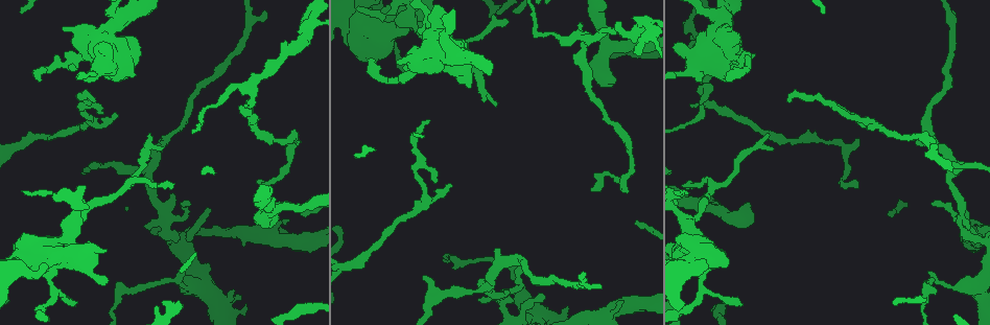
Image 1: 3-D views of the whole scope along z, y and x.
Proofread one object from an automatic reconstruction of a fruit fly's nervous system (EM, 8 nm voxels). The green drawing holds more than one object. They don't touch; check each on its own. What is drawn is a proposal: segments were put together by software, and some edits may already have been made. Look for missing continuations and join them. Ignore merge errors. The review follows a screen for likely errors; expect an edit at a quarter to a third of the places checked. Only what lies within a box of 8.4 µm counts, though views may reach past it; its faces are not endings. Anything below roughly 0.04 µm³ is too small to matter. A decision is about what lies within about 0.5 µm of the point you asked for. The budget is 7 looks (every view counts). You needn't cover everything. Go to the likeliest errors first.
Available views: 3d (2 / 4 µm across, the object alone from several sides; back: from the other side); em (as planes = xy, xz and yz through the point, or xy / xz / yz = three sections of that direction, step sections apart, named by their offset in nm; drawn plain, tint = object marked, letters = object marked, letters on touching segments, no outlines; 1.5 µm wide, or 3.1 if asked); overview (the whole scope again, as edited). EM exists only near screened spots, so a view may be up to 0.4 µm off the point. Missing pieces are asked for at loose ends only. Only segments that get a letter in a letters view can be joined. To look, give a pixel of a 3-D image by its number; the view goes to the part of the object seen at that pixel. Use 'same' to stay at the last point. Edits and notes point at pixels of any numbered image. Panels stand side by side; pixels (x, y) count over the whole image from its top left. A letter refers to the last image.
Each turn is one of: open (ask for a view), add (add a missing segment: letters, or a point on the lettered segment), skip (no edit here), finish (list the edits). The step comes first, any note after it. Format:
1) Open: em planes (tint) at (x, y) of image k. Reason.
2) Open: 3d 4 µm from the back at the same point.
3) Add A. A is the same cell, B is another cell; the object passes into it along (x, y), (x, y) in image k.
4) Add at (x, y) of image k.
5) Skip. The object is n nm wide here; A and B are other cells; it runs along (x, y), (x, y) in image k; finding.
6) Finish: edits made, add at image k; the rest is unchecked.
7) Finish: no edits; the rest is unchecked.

Open: 3d 2 µm at (277, 203) of image 1. An open end.

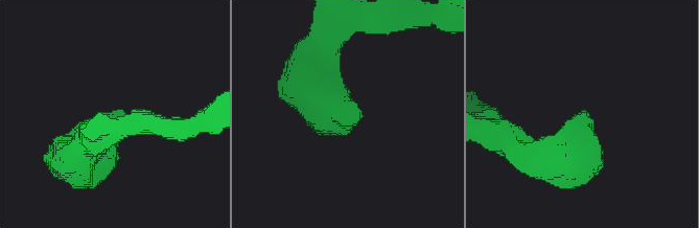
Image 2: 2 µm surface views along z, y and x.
Open: em planes (letters) at (587, 112) of image 2. Shape alone is not enough.

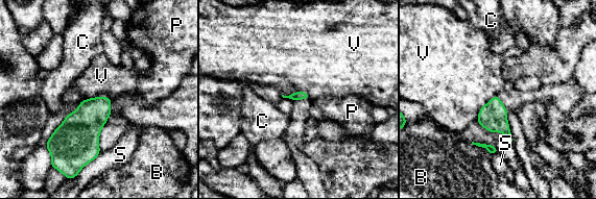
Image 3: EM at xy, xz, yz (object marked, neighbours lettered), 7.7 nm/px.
Skip. B, C, P, S and V are other cells; a border runs along (282, 95), (306, 92), (310, 98) in image 3; no lettered segment goes on from it.

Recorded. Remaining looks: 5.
Open: em planes (tint) at (468, 87) of image 1. Stops while still wide.

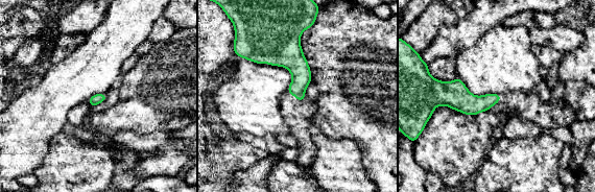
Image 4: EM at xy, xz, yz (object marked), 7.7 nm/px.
Open: em planes (letters) at the same point.

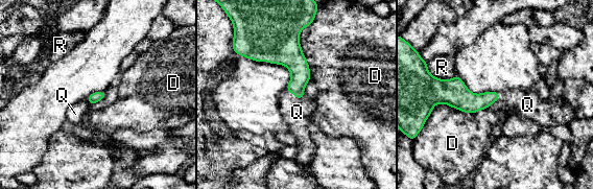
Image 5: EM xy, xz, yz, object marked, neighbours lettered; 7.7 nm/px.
Add Q. Q is the same cell, D and R are other cells; the object passes into it along (295, 63), (294, 95), (297, 112) in image 5; the cell continues.

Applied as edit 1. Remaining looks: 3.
Open: overview.

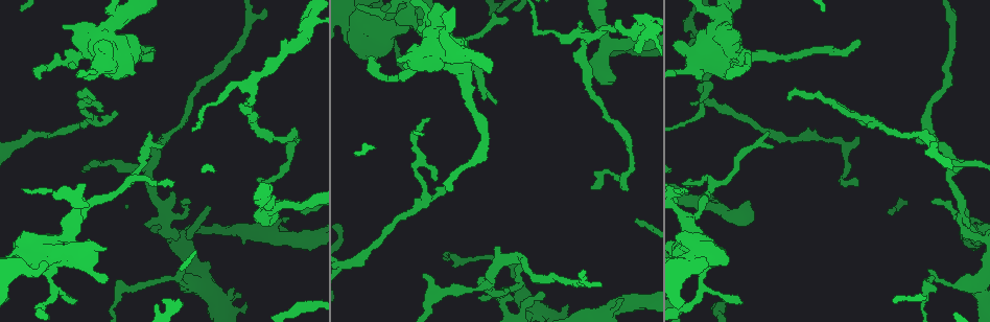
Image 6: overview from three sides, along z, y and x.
Open: 3d 4 µm at (188, 201) of image 6. An open end.

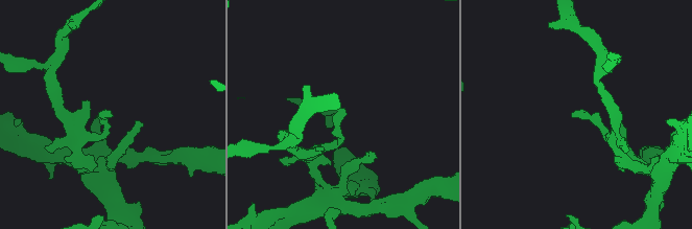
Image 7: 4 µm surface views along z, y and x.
Open: em planes (letters) at (111, 111) of image 7. Shape alone is not enough.

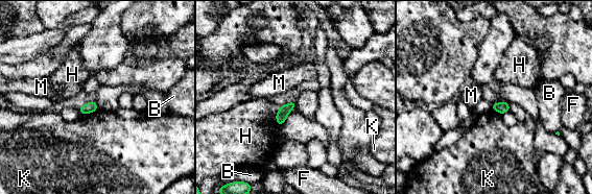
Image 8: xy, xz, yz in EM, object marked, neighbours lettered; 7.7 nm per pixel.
Skip. B, F, H, K and M are other cells; a border runs along (97, 108), (81, 115) in image 8; none of them fits.

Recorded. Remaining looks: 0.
Finish: edits made, add at image 5; the rest is unchecked.

